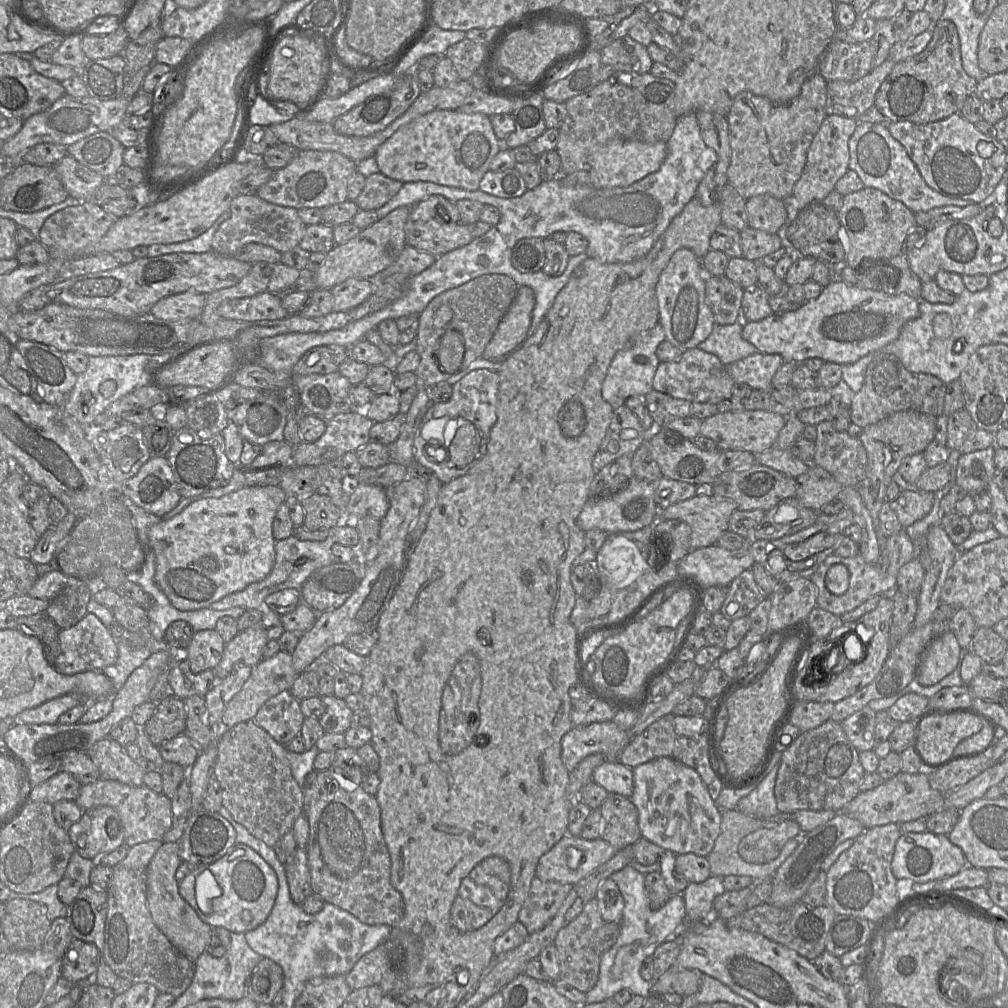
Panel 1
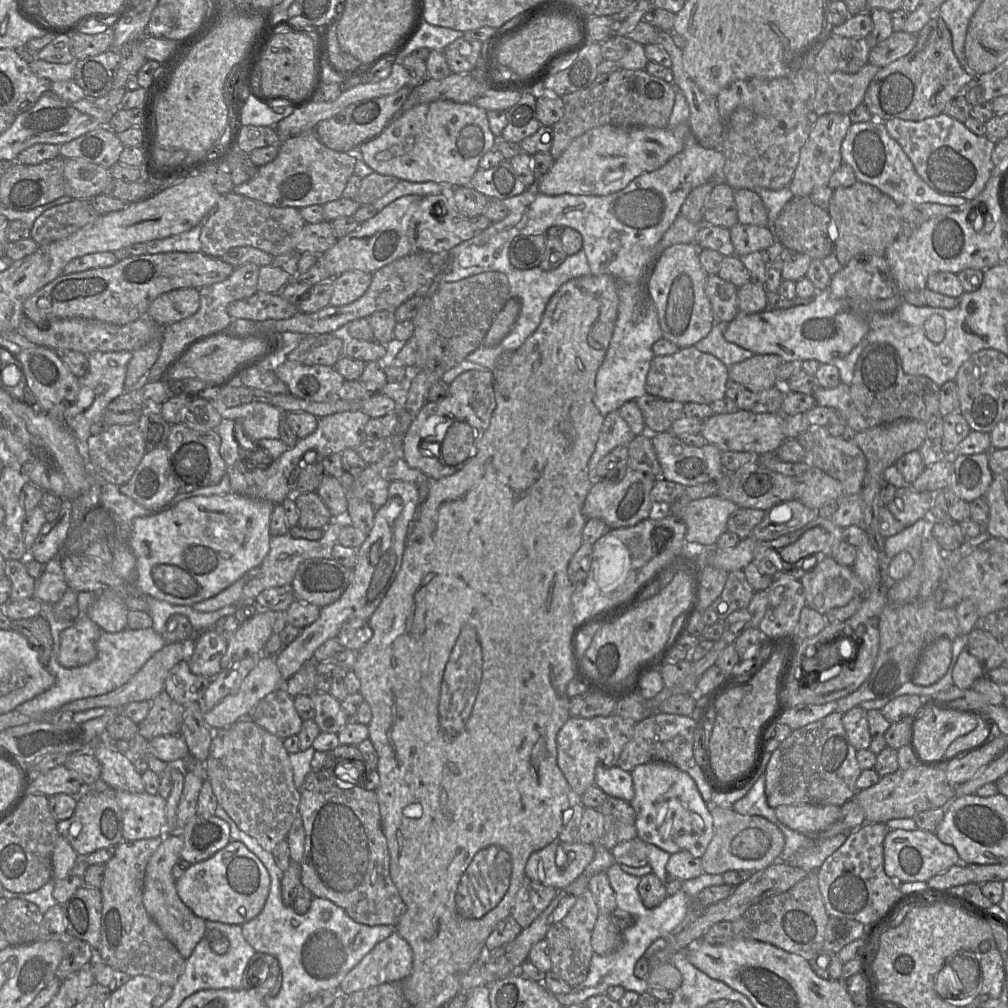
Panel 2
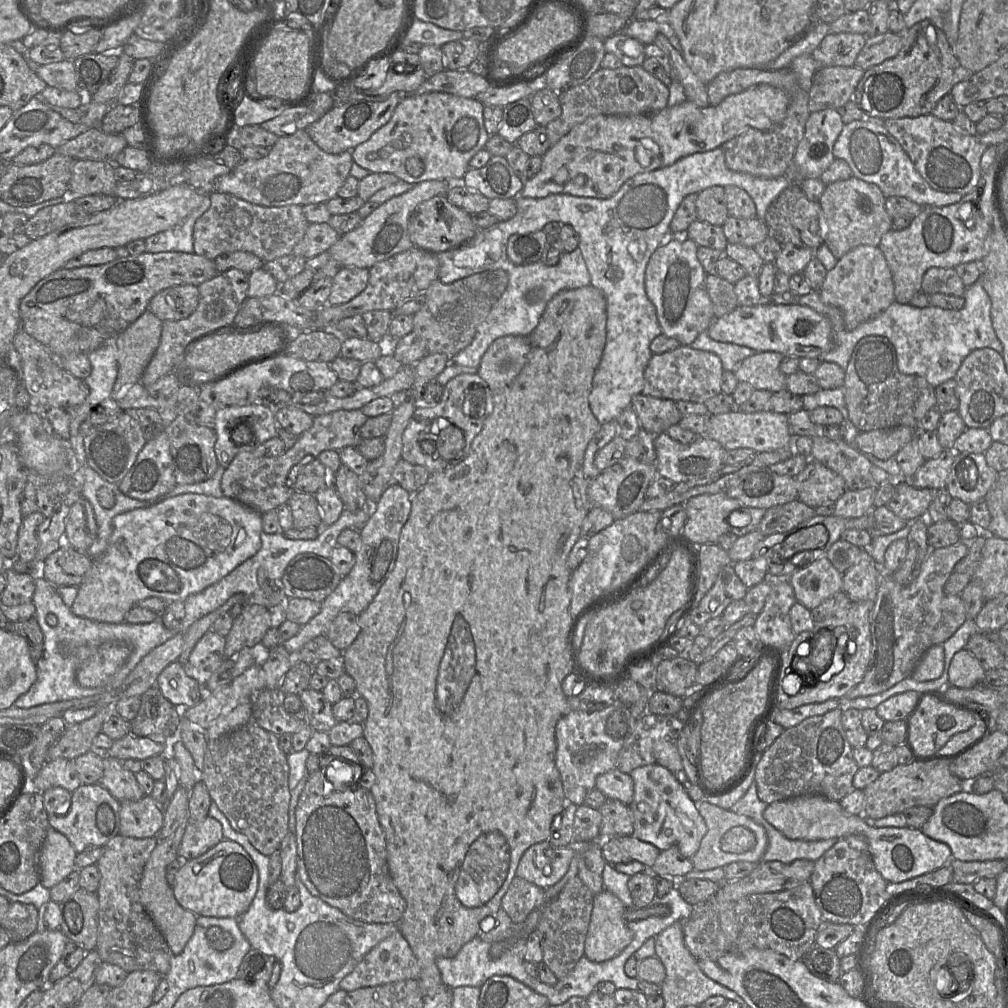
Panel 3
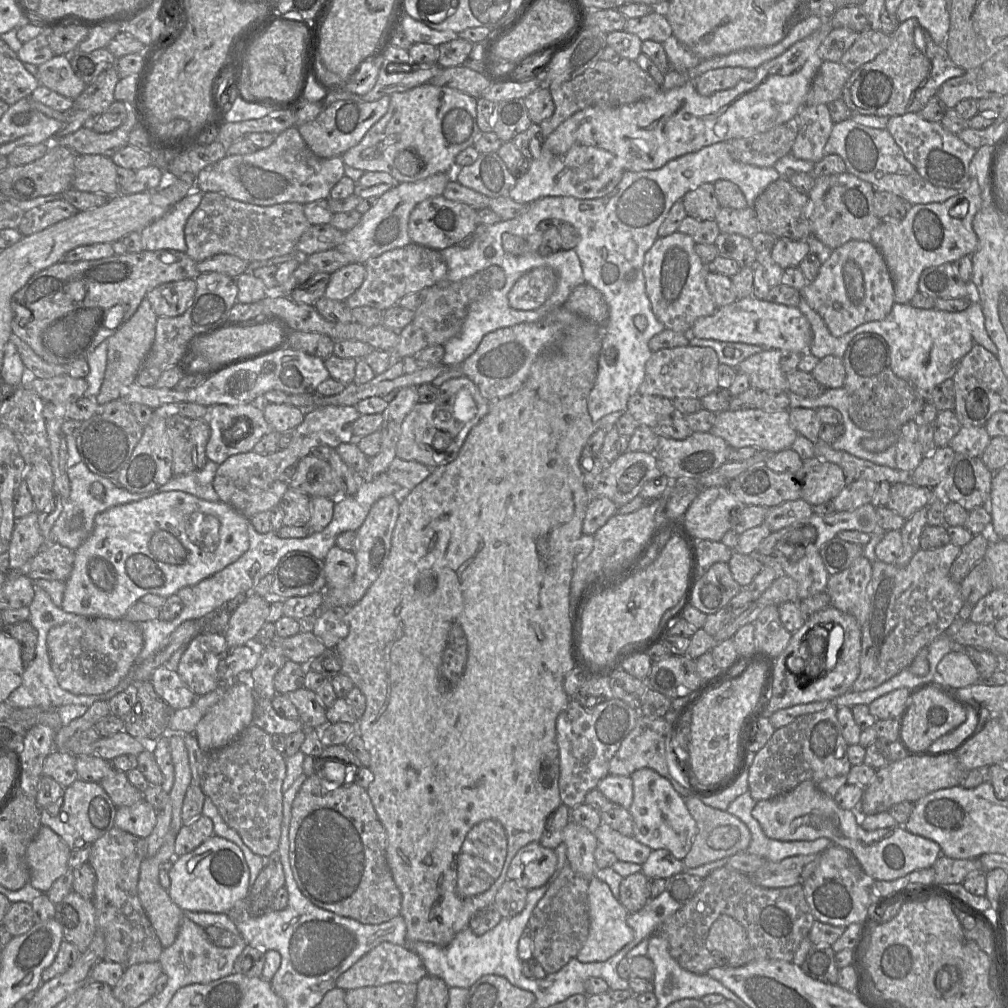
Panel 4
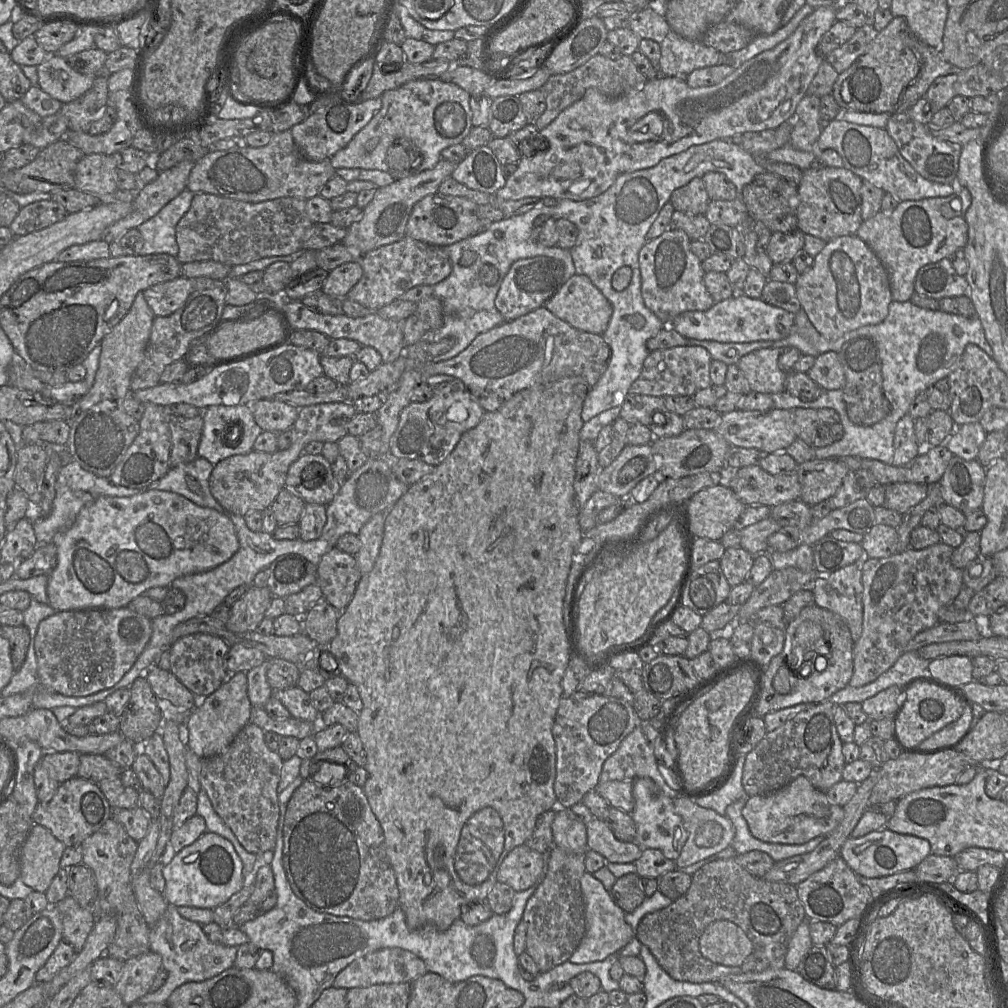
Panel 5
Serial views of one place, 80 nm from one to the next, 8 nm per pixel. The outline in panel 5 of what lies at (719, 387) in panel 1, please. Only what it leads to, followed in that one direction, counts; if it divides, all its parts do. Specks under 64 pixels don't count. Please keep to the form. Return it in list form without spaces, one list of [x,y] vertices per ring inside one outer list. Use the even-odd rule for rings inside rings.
[[[676,346],[651,351],[645,358],[639,377],[631,384],[628,394],[657,397],[693,396],[712,385],[710,379],[710,353],[701,346]]]

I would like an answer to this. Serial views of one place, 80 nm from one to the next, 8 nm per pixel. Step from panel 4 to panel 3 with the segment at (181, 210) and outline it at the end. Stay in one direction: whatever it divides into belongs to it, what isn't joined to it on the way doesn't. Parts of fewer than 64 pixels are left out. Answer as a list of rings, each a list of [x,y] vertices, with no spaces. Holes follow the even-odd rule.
[[[204,196],[204,201],[184,221],[176,226],[154,234],[145,239],[146,251],[159,253],[176,251],[194,253],[193,228],[196,220],[210,207],[209,196]]]

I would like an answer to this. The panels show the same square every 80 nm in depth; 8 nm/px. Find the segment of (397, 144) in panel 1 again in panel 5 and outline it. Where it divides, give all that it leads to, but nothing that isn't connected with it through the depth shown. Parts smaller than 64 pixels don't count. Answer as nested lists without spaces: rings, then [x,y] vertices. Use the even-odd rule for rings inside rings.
[[[417,79],[387,90],[380,97],[380,110],[344,148],[330,157],[329,162],[335,170],[381,170],[395,180],[405,178],[432,169],[442,159],[442,150],[461,144],[473,127],[470,94],[454,83],[440,79]],[[398,139],[408,139],[417,149],[413,151],[412,167],[408,170],[390,169],[386,163],[387,150]]]

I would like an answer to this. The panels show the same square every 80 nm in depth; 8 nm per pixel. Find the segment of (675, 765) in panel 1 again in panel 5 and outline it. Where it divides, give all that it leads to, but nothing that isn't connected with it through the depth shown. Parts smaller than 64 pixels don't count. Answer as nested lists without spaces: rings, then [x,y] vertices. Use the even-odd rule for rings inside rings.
[[[649,777],[633,780],[633,796],[635,807],[631,816],[636,825],[635,841],[643,849],[660,849],[667,858],[676,861],[688,839],[688,831],[682,817],[675,810],[674,797],[665,793]]]

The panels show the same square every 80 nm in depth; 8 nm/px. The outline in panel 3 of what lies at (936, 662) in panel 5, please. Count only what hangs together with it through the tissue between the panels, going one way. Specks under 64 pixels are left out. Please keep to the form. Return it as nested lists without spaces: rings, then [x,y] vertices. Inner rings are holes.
[[[961,649],[950,662],[948,676],[949,685],[969,689],[982,684],[985,670],[972,653]]]

